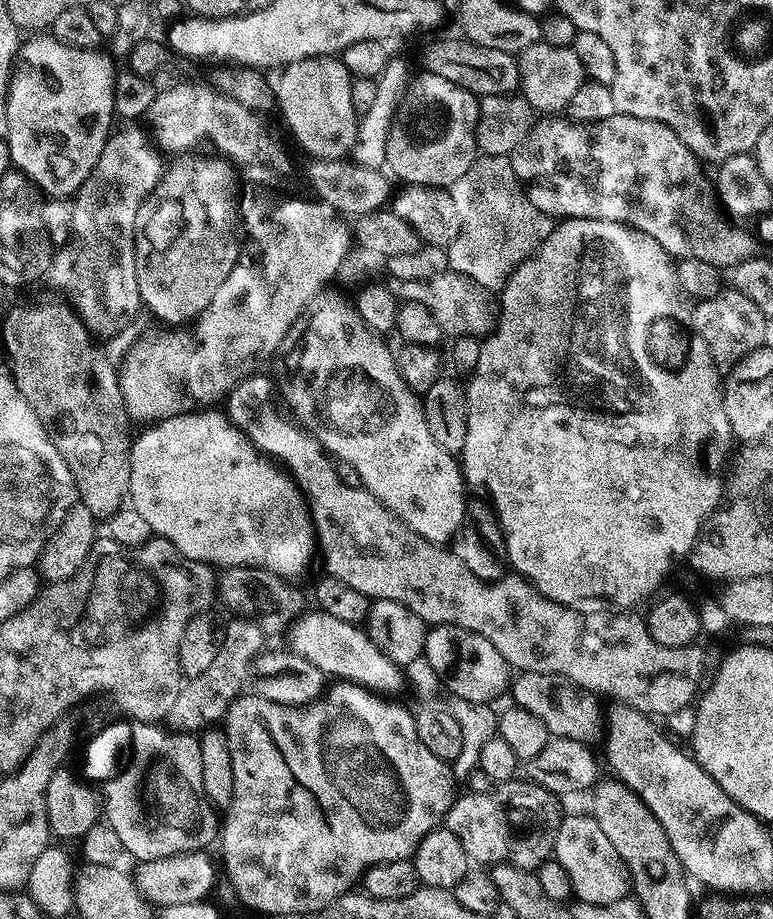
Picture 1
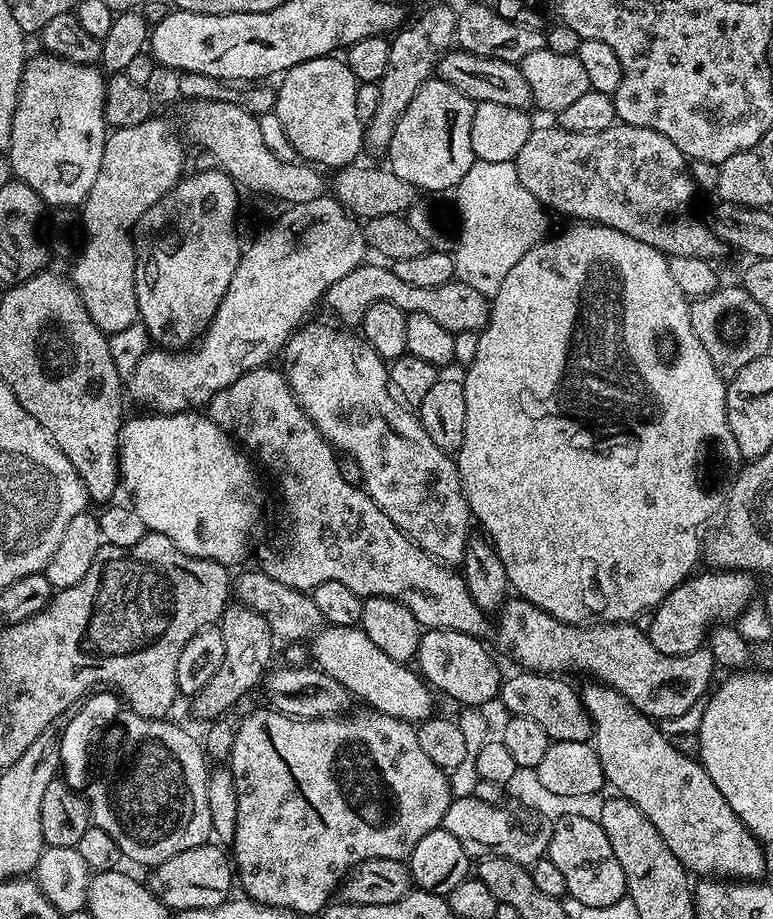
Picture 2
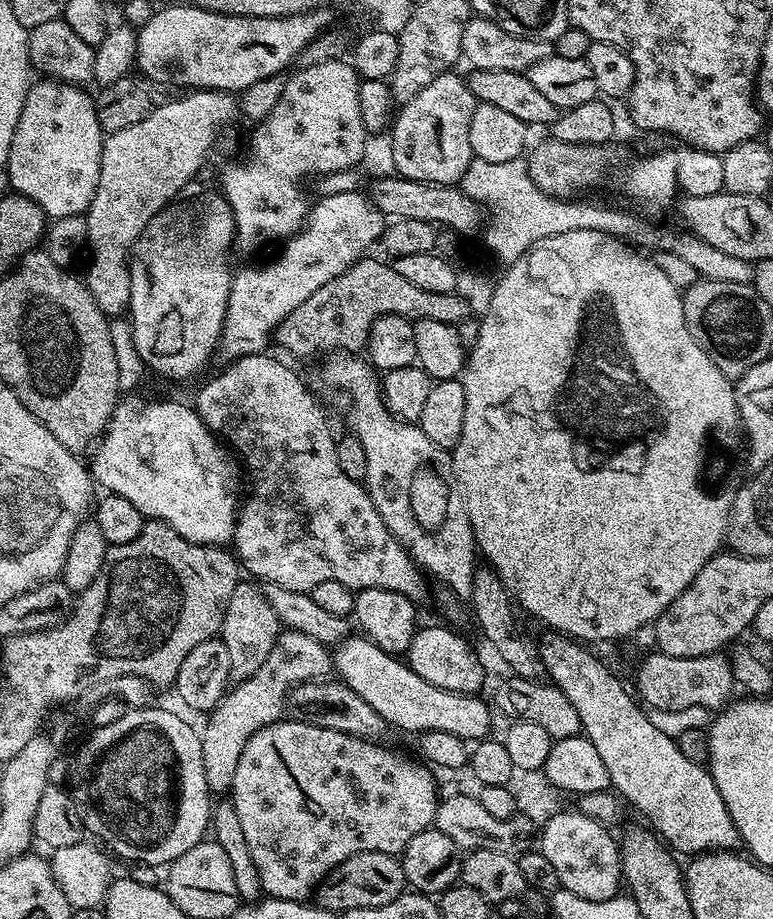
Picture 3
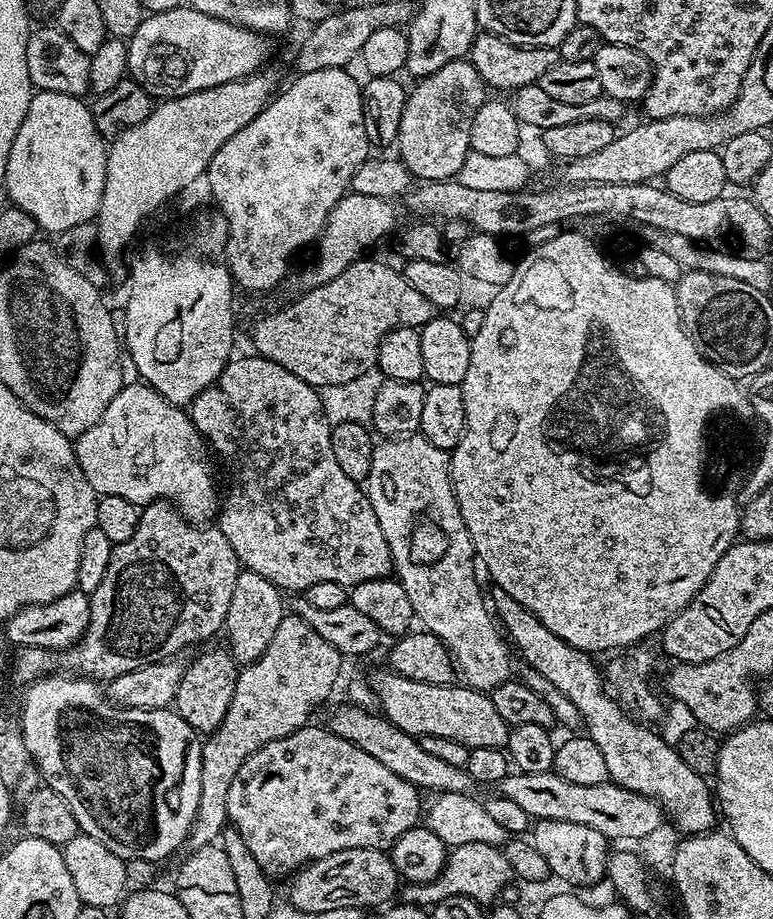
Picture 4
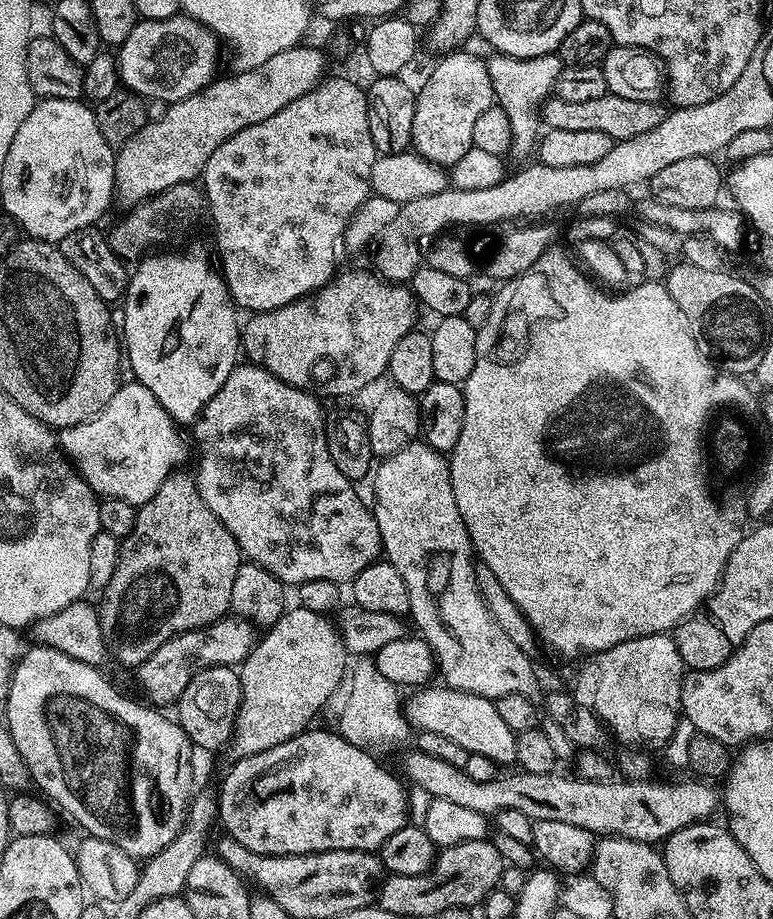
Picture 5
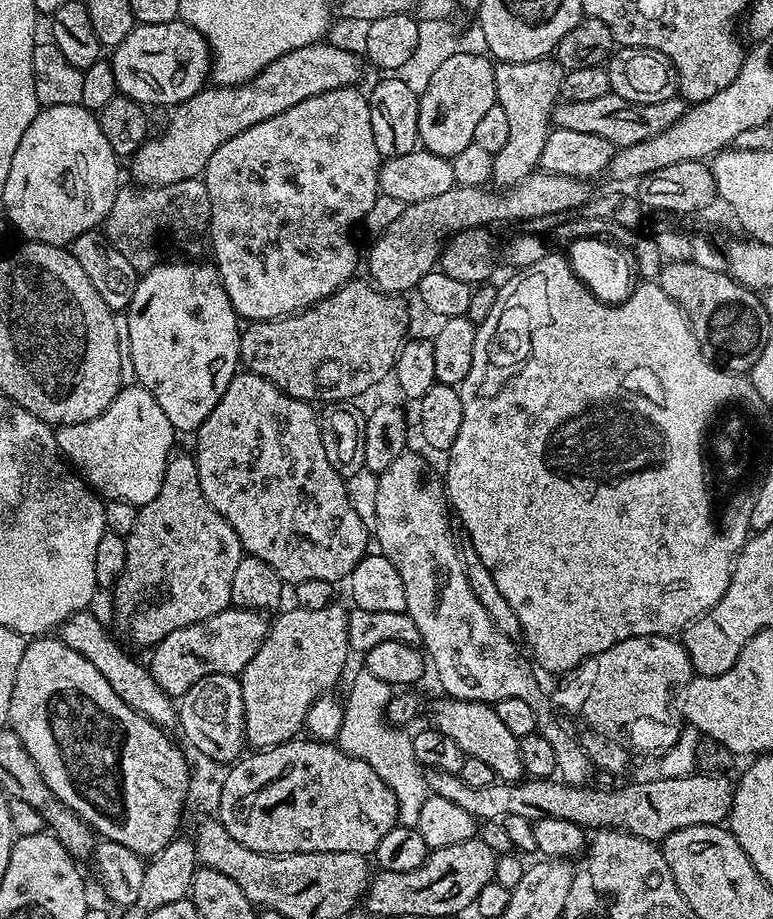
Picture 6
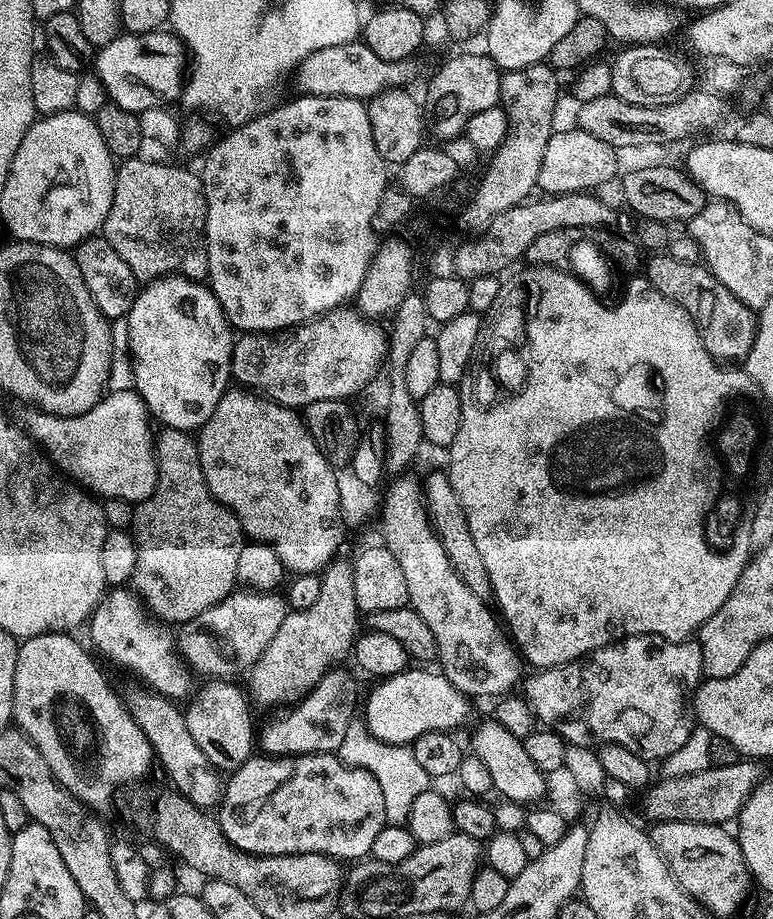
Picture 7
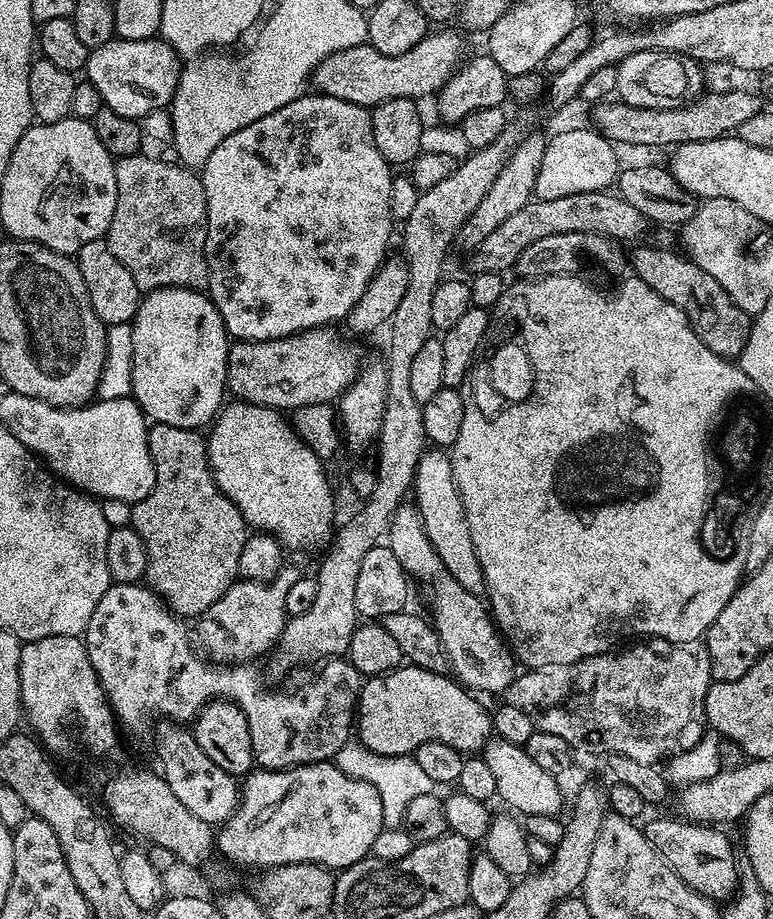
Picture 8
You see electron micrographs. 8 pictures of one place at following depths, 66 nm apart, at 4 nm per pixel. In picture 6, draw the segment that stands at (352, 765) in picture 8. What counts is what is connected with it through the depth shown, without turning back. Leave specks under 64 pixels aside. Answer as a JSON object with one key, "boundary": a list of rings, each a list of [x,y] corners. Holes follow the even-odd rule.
{"boundary":[[[365,668],[359,671],[352,680],[347,698],[343,701],[343,722],[336,739],[337,745],[352,757],[367,762],[375,770],[375,773],[394,791],[399,802],[398,822],[403,827],[415,828],[422,804],[430,793],[425,773],[414,754],[411,733],[388,721],[387,712],[392,701],[391,685]]]}

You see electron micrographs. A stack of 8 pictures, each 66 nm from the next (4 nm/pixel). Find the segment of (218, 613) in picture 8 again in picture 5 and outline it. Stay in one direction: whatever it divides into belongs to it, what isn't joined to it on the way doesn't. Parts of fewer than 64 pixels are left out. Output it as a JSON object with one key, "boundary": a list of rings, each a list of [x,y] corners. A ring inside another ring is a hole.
{"boundary":[[[229,614],[222,620],[215,620],[204,628],[195,628],[189,632],[179,632],[170,642],[158,646],[150,658],[146,658],[135,669],[136,680],[140,688],[149,696],[147,699],[153,705],[175,705],[179,701],[182,690],[190,686],[190,678],[198,674],[203,668],[222,666],[230,668],[243,664],[244,659],[251,654],[256,636],[252,634],[251,625],[235,614]]]}

